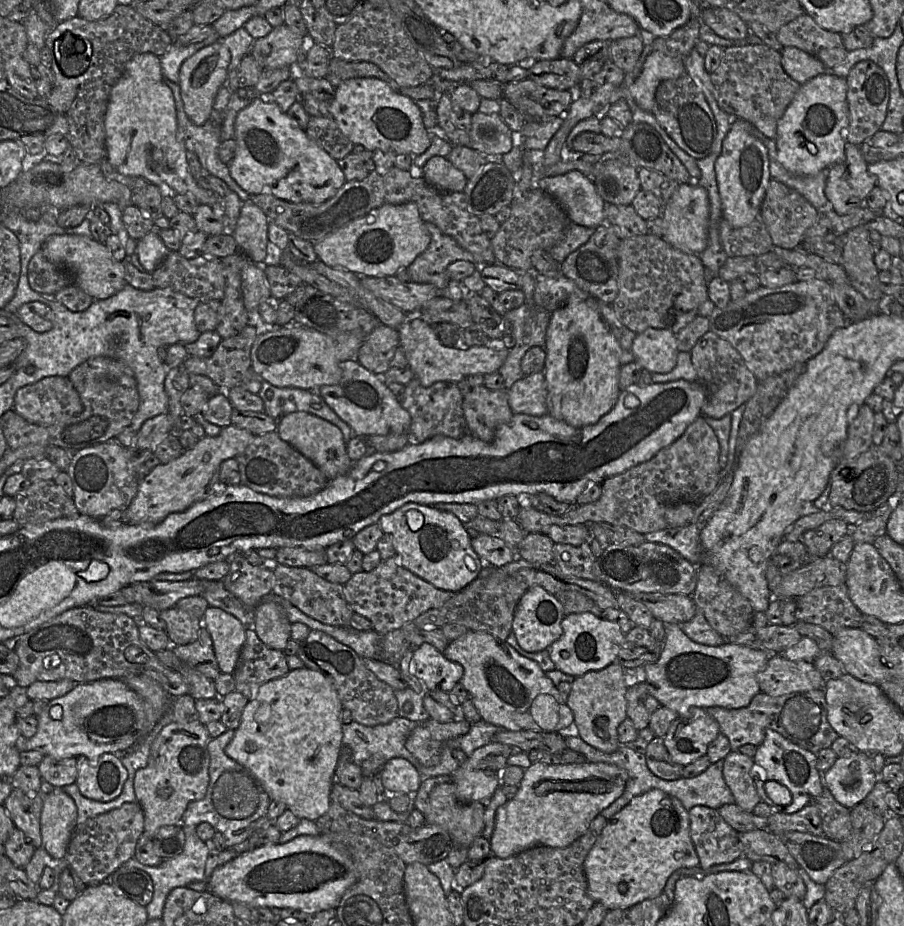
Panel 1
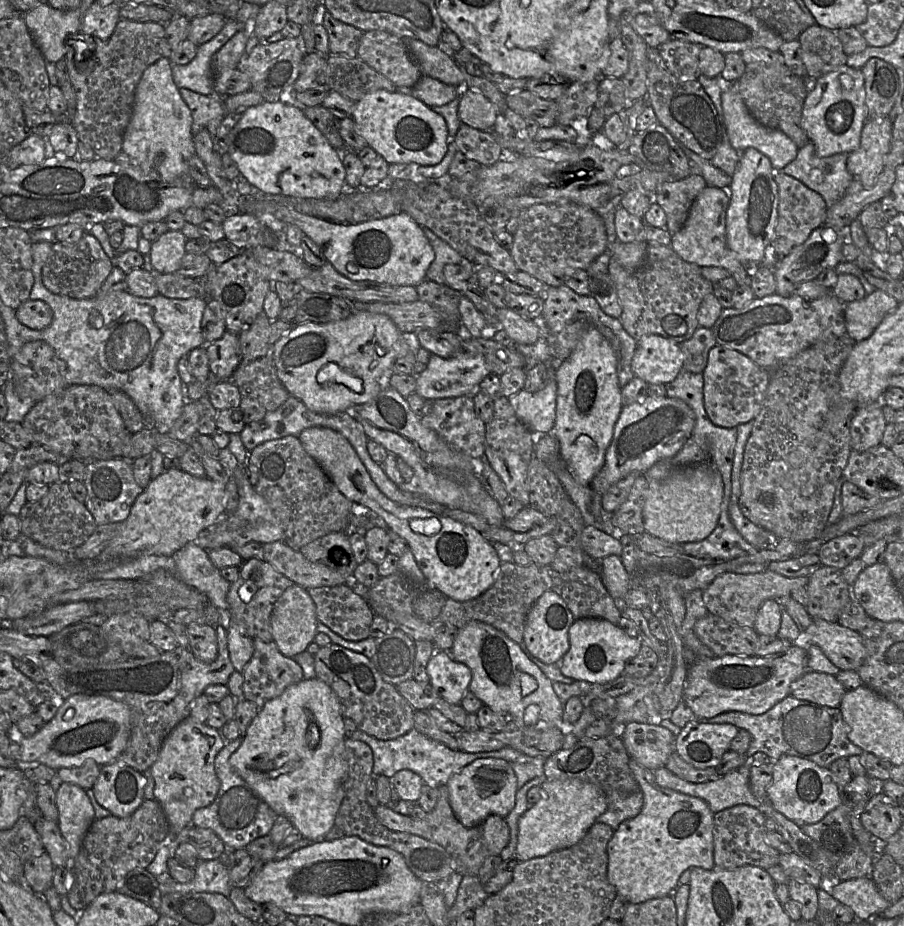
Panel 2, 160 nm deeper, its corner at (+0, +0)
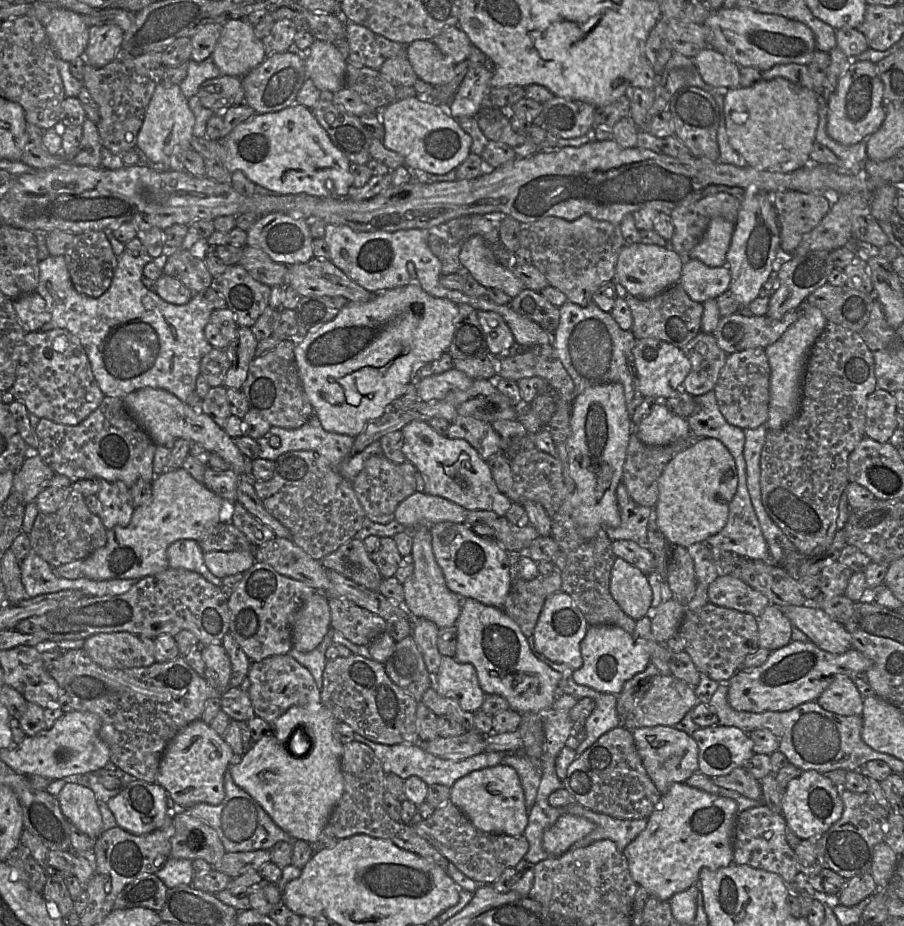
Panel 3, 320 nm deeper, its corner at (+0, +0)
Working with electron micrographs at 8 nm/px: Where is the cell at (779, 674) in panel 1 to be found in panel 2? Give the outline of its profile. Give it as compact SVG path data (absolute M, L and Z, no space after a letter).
M808 670L790 686L790 696L831 708L839 708L846 688L835 676Z

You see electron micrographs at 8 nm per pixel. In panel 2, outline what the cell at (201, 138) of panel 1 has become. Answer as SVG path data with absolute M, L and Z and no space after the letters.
M180 88L179 91L192 113L191 133L193 137L205 128L214 139L222 120L230 114L226 112L223 97L203 95L186 88Z

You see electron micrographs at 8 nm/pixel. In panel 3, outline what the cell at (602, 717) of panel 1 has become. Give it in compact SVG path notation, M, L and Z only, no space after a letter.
M673 783L647 819L644 831L622 851L633 880L646 889L650 897L669 900L674 894L696 884L702 868L717 870L733 864L733 830L738 813L737 803L733 799L717 796L685 783Z

